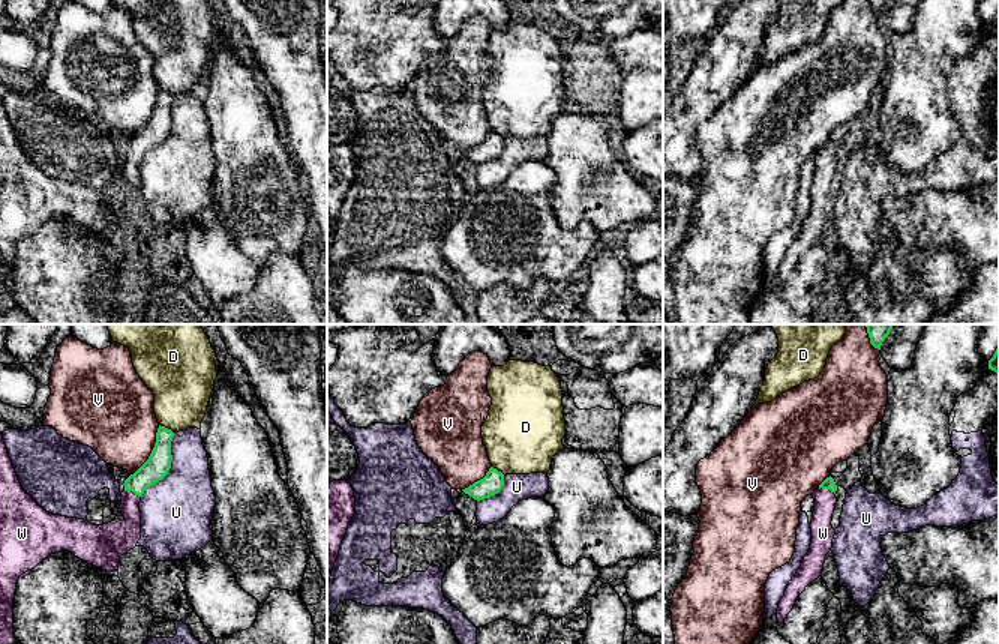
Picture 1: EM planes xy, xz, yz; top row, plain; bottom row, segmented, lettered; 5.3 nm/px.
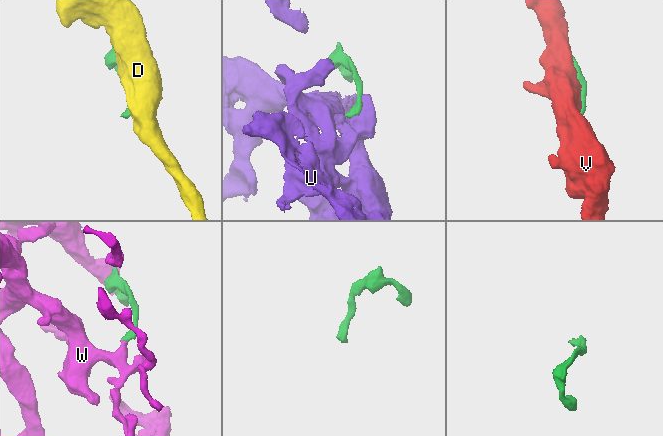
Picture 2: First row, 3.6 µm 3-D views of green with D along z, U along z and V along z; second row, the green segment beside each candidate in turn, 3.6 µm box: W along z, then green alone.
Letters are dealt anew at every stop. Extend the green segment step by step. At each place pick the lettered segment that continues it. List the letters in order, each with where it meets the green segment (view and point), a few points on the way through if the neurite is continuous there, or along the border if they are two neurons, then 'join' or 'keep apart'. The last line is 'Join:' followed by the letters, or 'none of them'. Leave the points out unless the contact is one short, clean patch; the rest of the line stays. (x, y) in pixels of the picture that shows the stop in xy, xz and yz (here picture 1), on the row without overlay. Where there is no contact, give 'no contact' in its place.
D: xy (167, 92) | keep apart
U: xy (170, 131) | along xy (174, 96), (170, 134), (153, 146), (141, 161) | keep apart
V: xy (152, 114) | keep apart
W: xy (132, 155) | across xy (156, 131), (132, 155), (131, 189), (120, 200) | join
Join: W

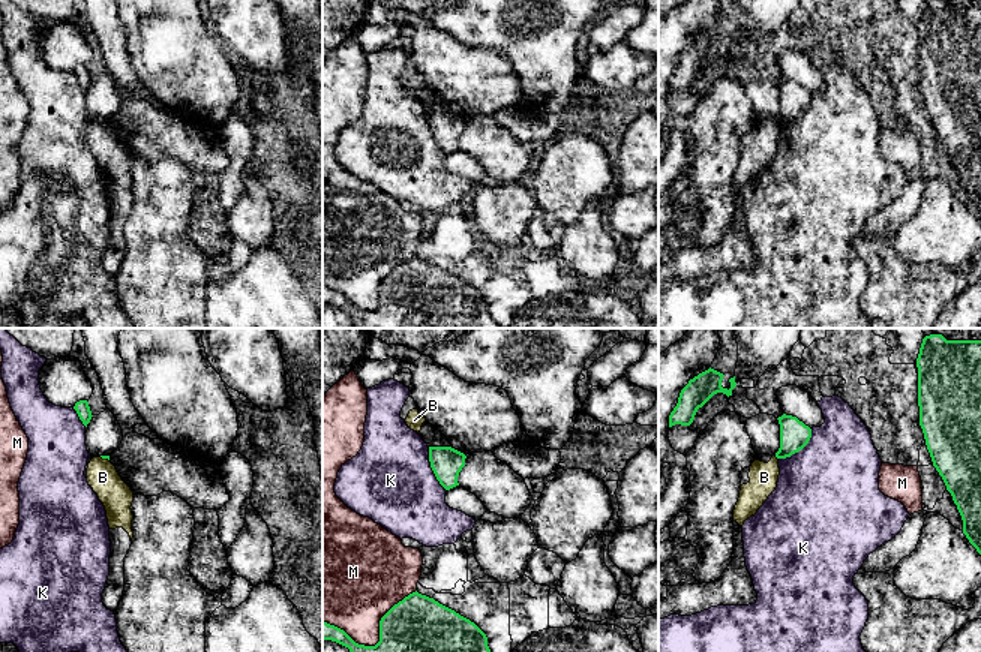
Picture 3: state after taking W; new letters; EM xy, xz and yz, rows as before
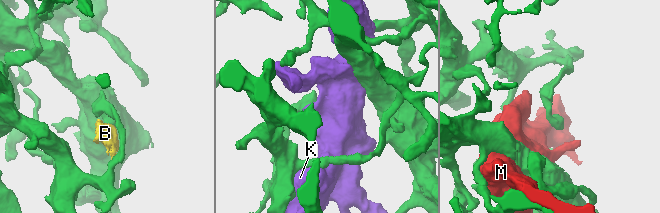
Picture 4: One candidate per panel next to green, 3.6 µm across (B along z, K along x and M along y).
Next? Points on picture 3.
B: xy (105, 122) | along xy (101, 120), (108, 125) | keep apart
K: xz (432, 134) | keep apart
M: xz (380, 305) | keep apart
Join: none of them

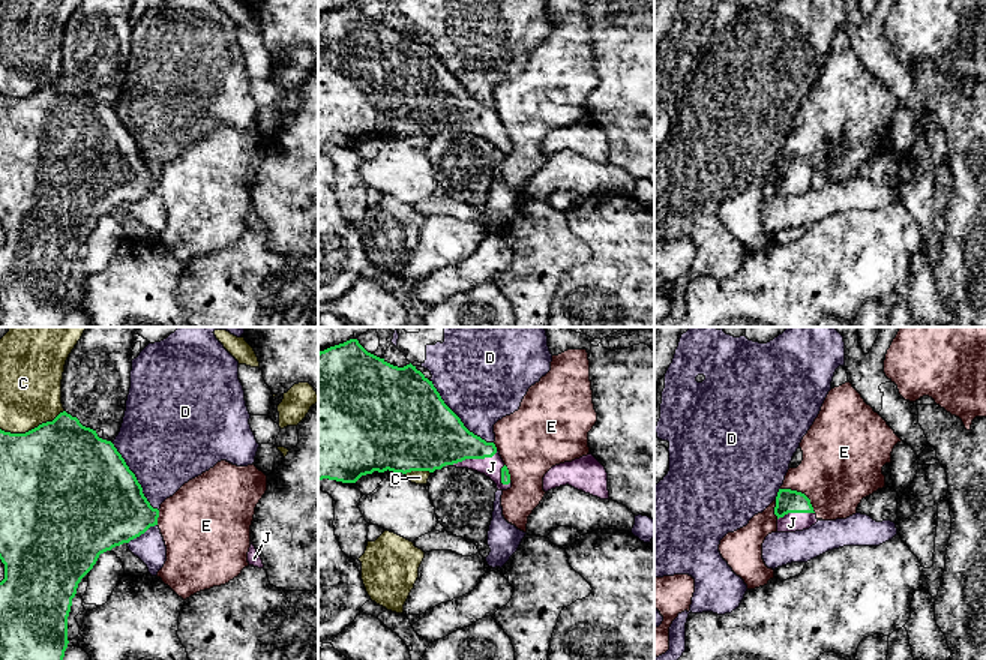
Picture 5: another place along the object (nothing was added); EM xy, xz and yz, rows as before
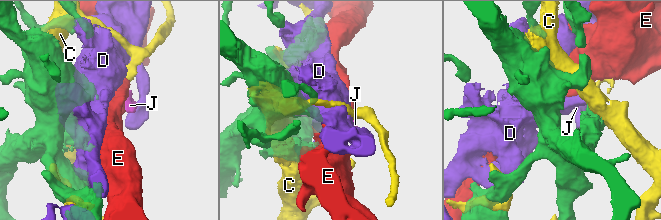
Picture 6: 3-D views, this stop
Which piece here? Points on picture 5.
C: xy (32, 93) | keep apart
D: xz (458, 81) | keep apart
E: yz (800, 156) | keep apart
J: xz (473, 122) | join
Join: J

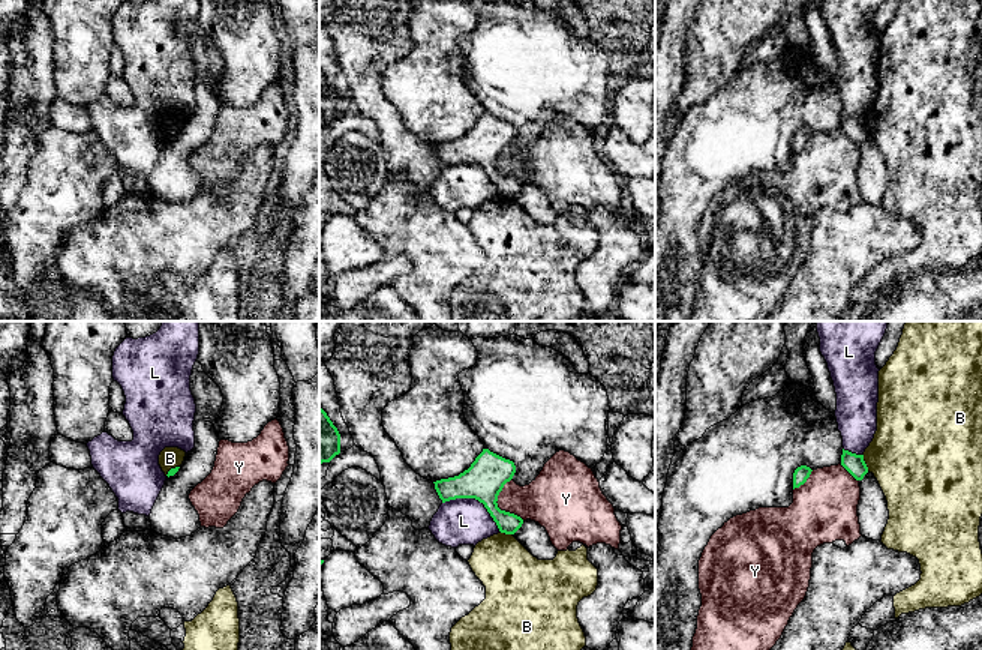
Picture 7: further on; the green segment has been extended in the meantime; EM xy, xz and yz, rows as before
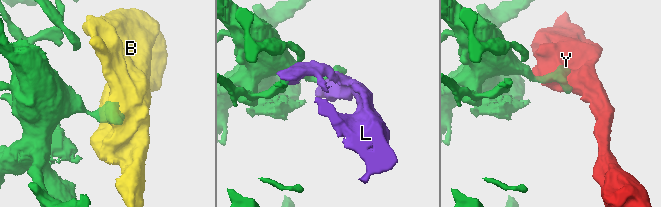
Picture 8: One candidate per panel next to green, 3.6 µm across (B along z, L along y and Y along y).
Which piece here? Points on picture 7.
B: yz (864, 126) | along yz (862, 119), (868, 134) | keep apart
L: xz (477, 162) | keep apart
Y: xz (496, 168) | keep apart
Join: none of them

